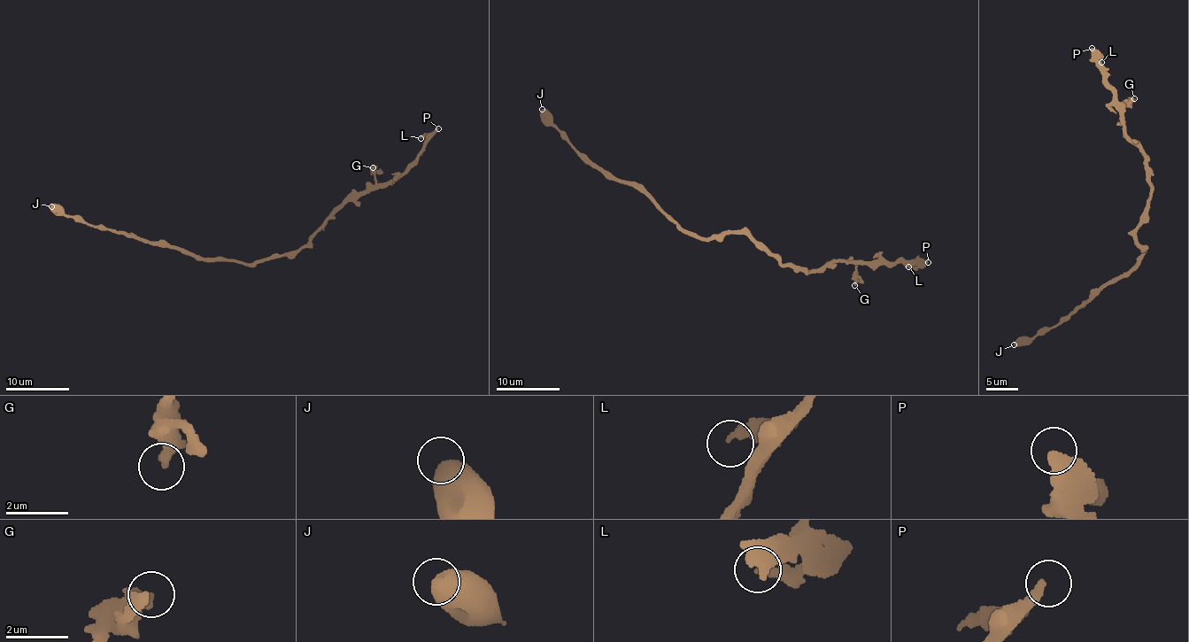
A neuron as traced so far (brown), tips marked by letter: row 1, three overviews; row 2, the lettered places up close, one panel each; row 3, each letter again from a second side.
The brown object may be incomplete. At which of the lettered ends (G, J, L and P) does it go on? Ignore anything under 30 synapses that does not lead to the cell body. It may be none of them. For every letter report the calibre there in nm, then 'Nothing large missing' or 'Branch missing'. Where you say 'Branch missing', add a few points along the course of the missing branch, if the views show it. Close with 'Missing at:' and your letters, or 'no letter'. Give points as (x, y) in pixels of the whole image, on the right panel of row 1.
G: Thickness 380 nm. Nothing large missing
J: Thickness 600 nm. Nothing large missing
L: Thickness 280 nm. Nothing large missing
P: Thickness 400 nm. Branch missing
Missing at: P

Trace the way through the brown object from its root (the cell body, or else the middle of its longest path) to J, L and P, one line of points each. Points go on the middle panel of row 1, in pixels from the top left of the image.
J: (722, 235), (699, 238), (689, 235), (644, 193), (613, 180), (582, 154), (552, 124), (552, 117), (542, 109)
L: (722, 235), (750, 234), (779, 262), (808, 272), (847, 261), (890, 266), (900, 262), (918, 266), (908, 266)
P: (722, 235), (750, 234), (779, 262), (808, 272), (839, 262), (890, 266), (900, 262), (910, 266), (928, 262)

